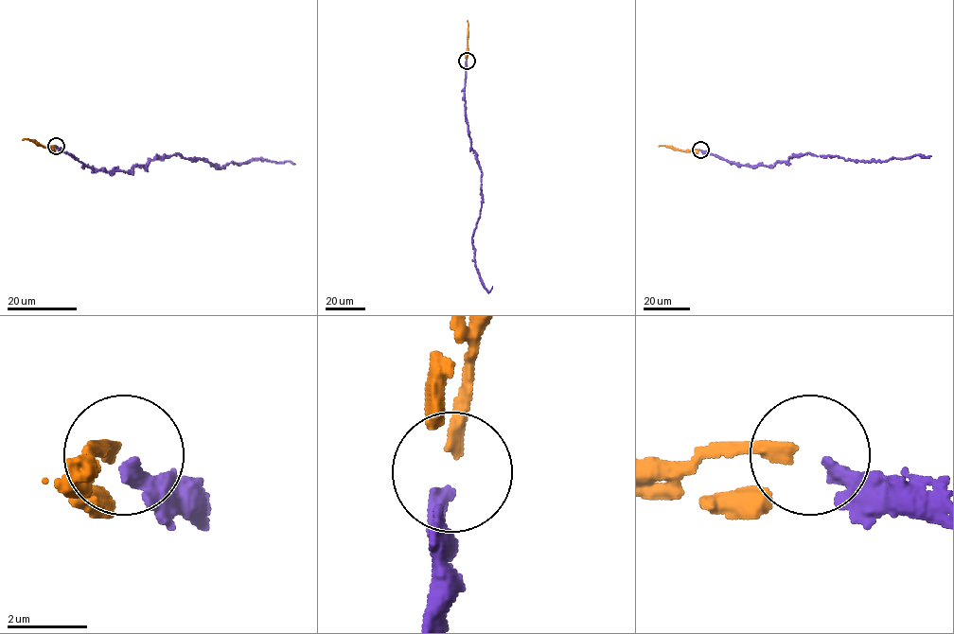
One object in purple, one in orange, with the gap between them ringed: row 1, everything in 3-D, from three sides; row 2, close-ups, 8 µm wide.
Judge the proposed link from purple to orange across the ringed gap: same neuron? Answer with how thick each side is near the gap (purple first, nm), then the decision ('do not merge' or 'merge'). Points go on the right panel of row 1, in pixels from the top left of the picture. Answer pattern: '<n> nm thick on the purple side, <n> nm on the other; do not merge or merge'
360 nm thick on the purple side, 200 nm on the other; merge

